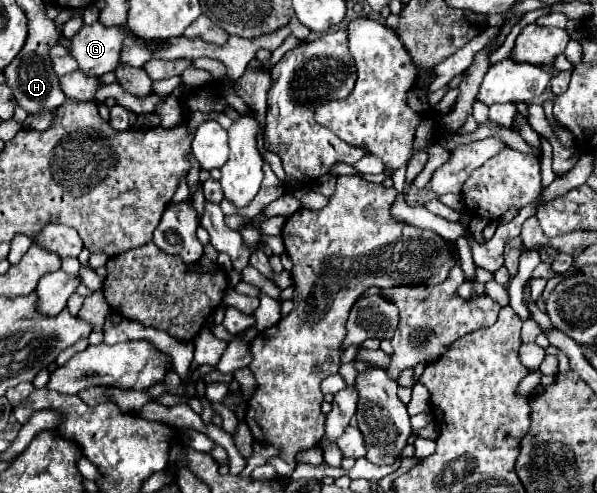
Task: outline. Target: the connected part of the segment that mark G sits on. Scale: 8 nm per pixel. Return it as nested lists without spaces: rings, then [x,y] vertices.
[[[100,22],[82,26],[82,30],[70,40],[70,56],[78,62],[78,70],[86,76],[102,76],[112,72],[120,60],[120,46],[126,38],[126,30],[120,26],[106,28]]]

